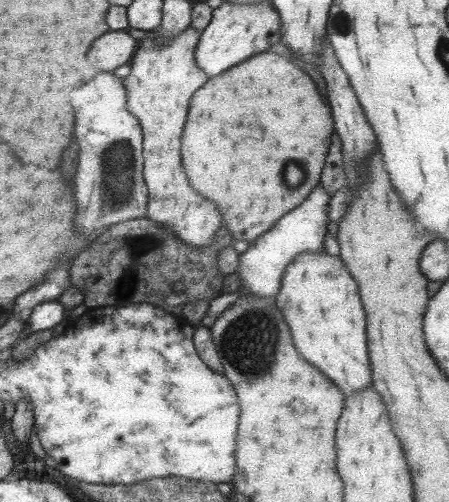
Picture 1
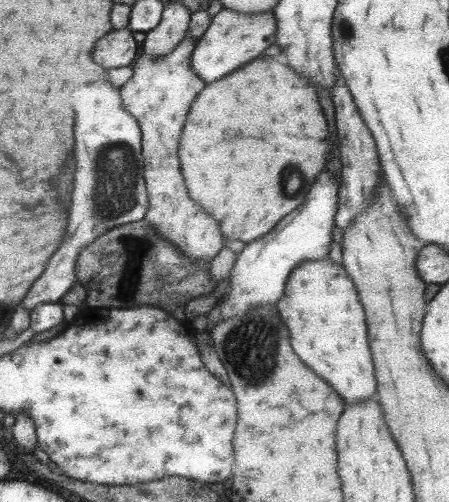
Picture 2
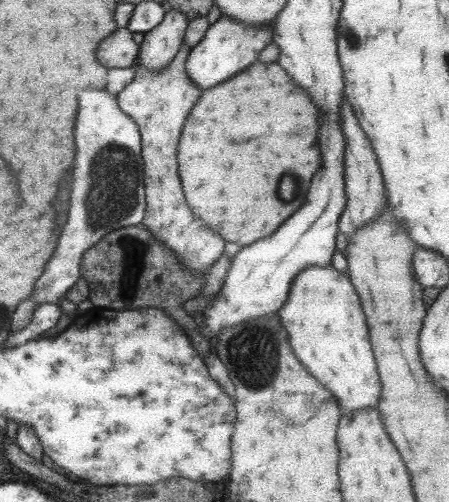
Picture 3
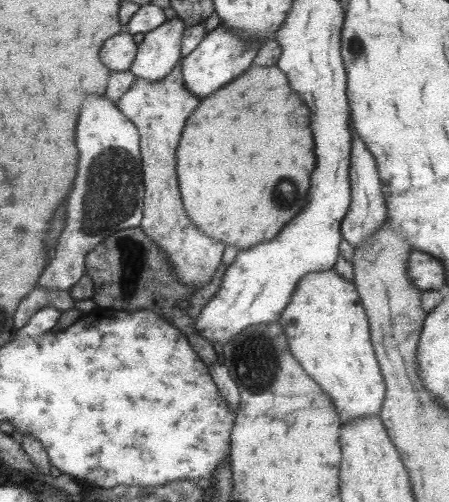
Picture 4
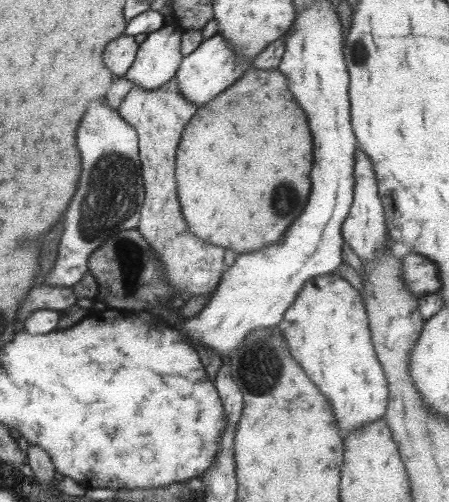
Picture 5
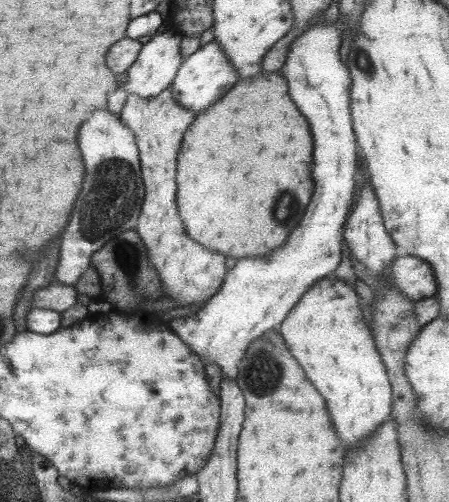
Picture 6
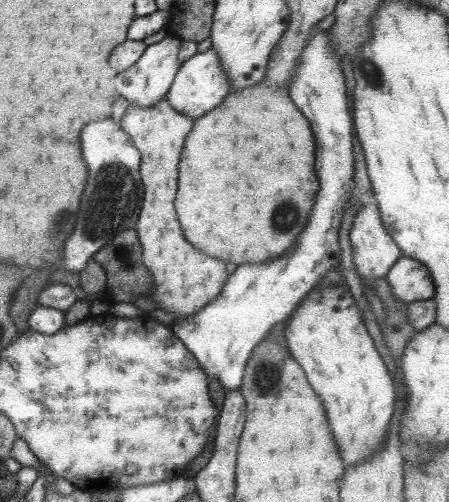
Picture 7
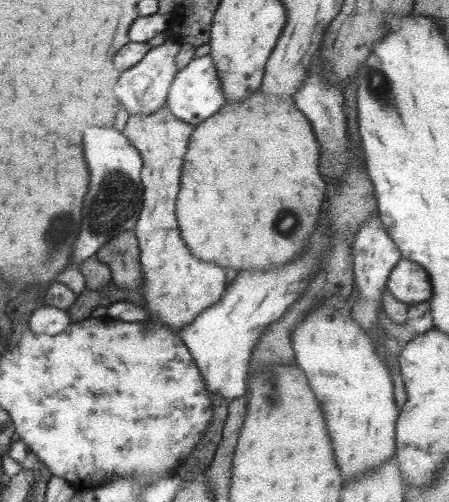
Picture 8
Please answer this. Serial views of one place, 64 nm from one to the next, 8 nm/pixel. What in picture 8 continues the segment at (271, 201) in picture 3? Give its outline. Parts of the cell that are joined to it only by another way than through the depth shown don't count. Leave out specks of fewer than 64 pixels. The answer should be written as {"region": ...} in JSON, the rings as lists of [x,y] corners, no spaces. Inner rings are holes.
{"region":[[[258,89],[237,104],[224,103],[217,112],[194,126],[182,158],[180,187],[174,204],[179,233],[189,254],[223,268],[273,270],[285,262],[295,262],[301,255],[299,252],[303,252],[303,240],[307,240],[307,234],[313,234],[324,201],[325,183],[318,169],[319,143],[291,98],[277,100]],[[285,214],[295,216],[295,226],[283,234],[275,224]]]}

